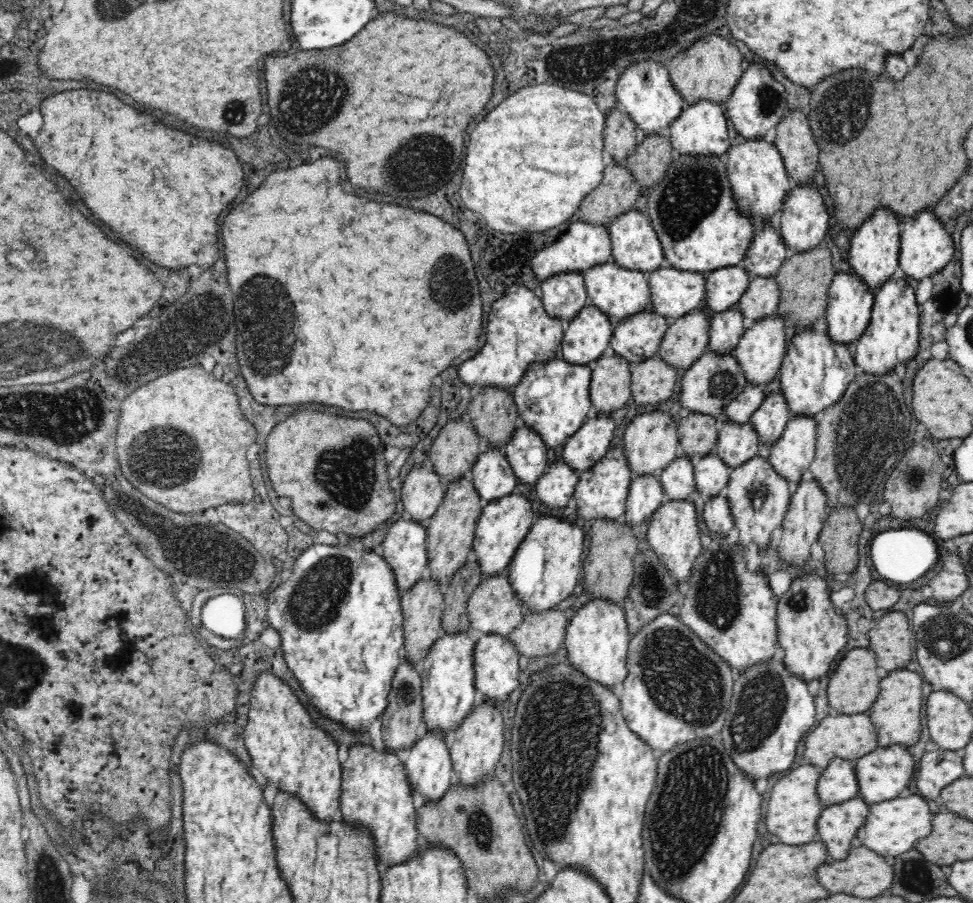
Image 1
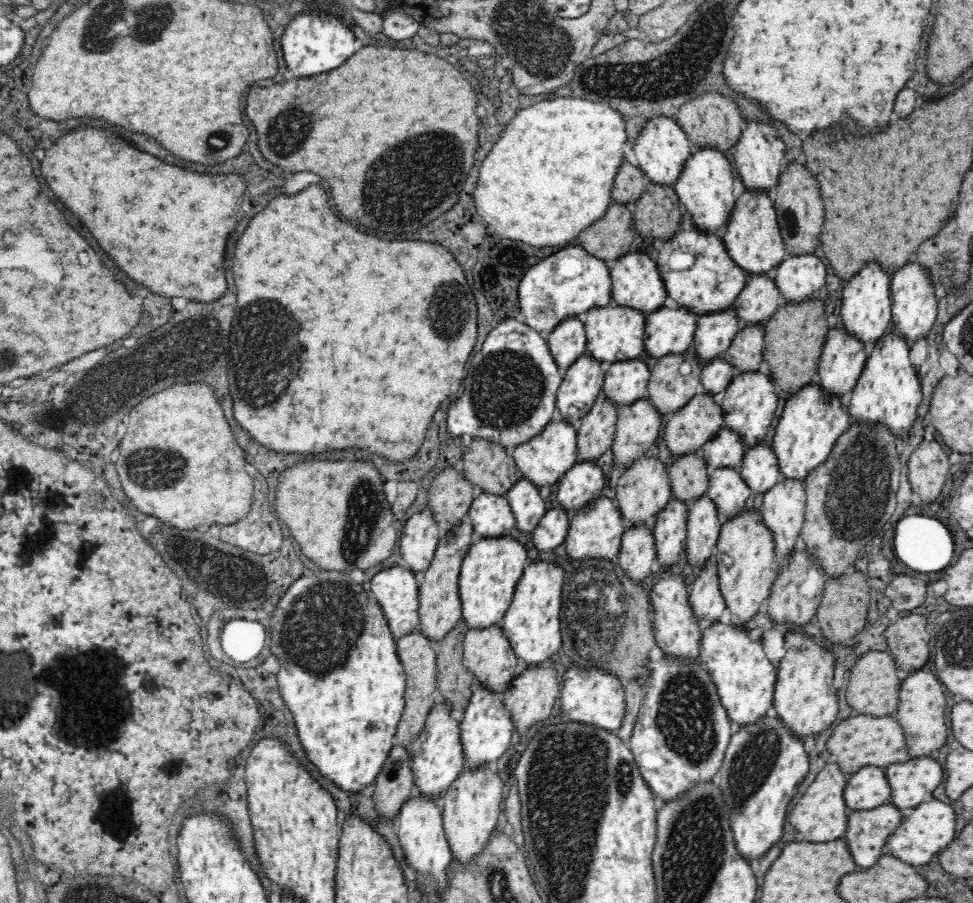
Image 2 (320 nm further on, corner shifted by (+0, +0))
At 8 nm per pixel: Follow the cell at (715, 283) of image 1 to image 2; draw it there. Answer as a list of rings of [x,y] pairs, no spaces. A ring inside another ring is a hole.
[[[734,308],[701,316],[693,338],[696,358],[710,364],[715,358],[722,358],[730,343],[742,330]]]

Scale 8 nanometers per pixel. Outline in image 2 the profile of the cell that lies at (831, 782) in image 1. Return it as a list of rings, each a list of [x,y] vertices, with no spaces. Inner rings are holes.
[[[862,767],[848,776],[844,800],[851,812],[881,807],[891,802],[891,796],[892,787],[883,768]]]

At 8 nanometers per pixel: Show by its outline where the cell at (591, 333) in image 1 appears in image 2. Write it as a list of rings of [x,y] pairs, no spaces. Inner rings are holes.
[[[587,354],[576,360],[558,389],[556,417],[577,427],[602,393],[605,372],[606,366]]]

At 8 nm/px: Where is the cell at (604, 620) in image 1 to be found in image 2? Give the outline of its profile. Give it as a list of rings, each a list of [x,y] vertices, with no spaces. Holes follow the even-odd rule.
[[[572,666],[564,674],[562,692],[559,694],[562,702],[562,716],[566,716],[574,723],[592,725],[610,733],[616,732],[622,726],[627,711],[623,685],[620,679],[616,679],[614,675],[604,670],[580,670]]]

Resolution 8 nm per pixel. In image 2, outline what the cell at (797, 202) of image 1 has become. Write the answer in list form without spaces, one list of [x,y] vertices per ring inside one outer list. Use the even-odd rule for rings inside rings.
[[[814,255],[790,256],[776,267],[774,282],[784,295],[785,304],[800,304],[822,296],[826,266]]]

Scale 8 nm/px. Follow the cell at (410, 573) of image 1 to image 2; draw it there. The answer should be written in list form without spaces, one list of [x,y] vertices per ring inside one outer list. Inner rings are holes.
[[[396,566],[377,573],[371,580],[371,592],[376,603],[384,611],[384,618],[395,641],[414,631],[420,631],[418,582],[410,569],[404,570],[402,566]]]

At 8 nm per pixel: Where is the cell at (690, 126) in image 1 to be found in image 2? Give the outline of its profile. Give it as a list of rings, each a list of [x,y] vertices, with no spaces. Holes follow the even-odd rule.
[[[694,147],[674,189],[684,217],[698,231],[716,235],[728,224],[737,198],[734,196],[734,174],[724,153],[716,149]]]

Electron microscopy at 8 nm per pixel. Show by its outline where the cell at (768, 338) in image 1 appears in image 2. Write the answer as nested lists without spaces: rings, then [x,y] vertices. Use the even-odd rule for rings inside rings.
[[[765,369],[752,372],[752,374],[740,374],[726,388],[721,405],[724,429],[740,436],[745,450],[762,444],[764,441],[777,409],[777,393],[777,386],[770,380]]]

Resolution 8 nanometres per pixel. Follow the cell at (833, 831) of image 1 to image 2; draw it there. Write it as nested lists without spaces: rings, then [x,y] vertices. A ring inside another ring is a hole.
[[[891,802],[883,804],[881,807],[873,808],[872,810],[853,811],[848,818],[848,832],[846,832],[846,842],[850,846],[852,858],[856,860],[858,866],[870,868],[878,862],[878,858],[884,854],[882,846],[886,844],[888,836],[902,824],[904,820],[904,811]]]

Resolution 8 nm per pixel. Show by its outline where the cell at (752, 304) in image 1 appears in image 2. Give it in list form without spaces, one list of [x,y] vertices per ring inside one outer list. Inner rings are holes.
[[[762,325],[742,327],[722,358],[734,368],[735,378],[764,369],[764,332]]]

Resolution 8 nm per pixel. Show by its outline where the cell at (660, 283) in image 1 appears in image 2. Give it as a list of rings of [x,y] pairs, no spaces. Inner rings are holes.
[[[662,307],[646,315],[644,358],[652,364],[668,355],[684,354],[693,344],[696,328],[696,313],[684,307]]]

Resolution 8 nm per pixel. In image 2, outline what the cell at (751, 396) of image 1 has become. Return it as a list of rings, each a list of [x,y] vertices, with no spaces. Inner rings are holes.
[[[723,428],[714,440],[704,444],[700,454],[710,470],[716,470],[724,467],[740,468],[745,451],[741,437]]]

